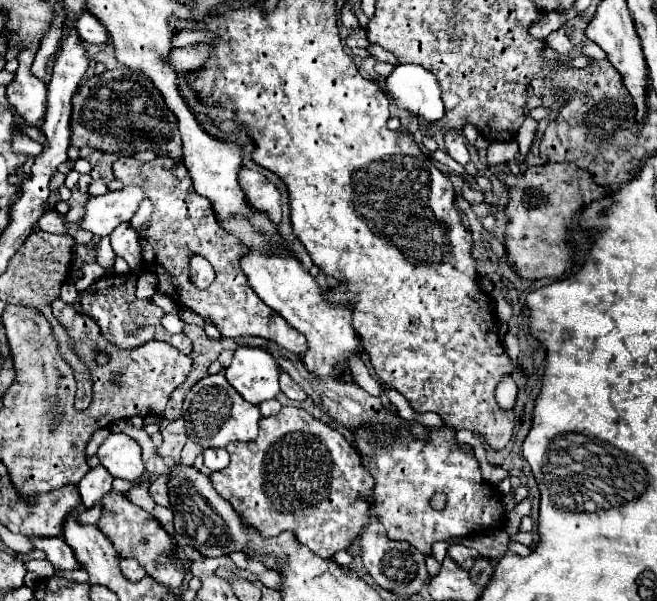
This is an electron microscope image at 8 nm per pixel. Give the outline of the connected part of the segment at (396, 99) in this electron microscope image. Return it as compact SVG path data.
M399 65L387 77L387 93L399 109L405 109L427 123L435 123L445 115L435 75L419 65Z

